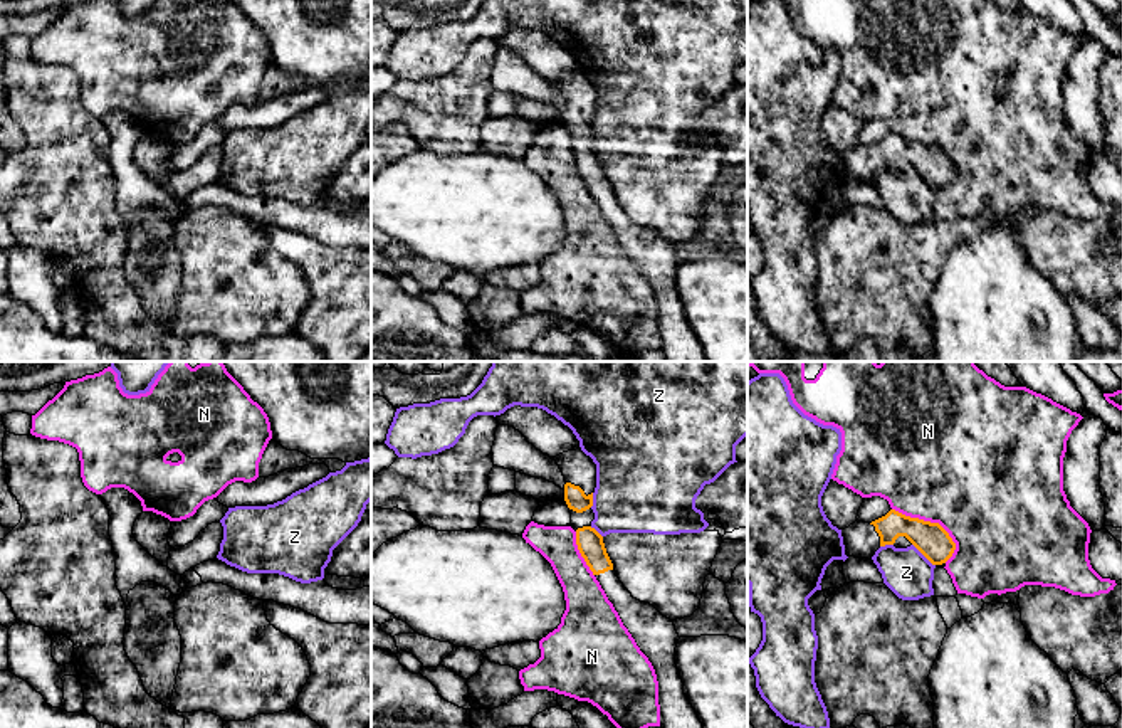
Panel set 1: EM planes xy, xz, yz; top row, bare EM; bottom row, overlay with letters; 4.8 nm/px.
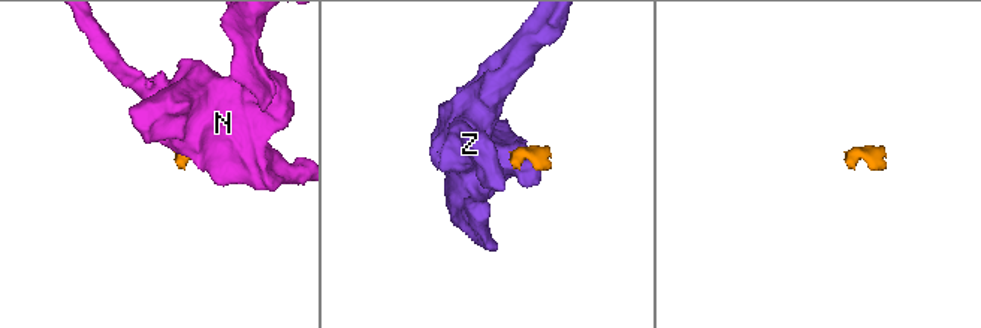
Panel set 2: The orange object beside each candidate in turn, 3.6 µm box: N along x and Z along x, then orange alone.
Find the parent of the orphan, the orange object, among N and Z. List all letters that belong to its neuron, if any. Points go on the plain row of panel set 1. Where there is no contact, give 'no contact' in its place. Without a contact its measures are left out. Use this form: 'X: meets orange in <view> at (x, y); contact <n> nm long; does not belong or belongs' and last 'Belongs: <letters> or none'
N: meets orange in yz at (929, 145); contact 380 nm long; does not belong
Z: meets orange in yz at (924, 179); contact 160 nm long; does not belong
Belongs: none

